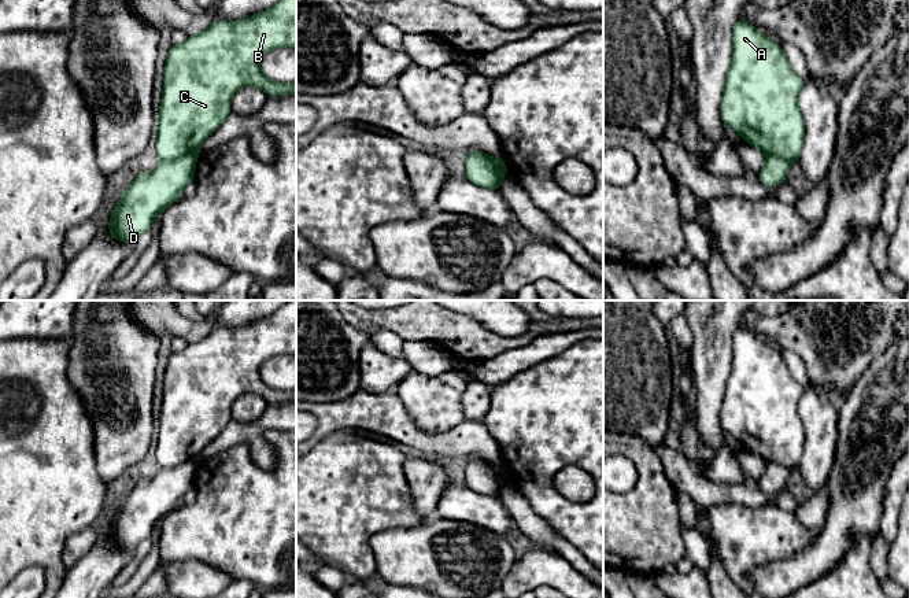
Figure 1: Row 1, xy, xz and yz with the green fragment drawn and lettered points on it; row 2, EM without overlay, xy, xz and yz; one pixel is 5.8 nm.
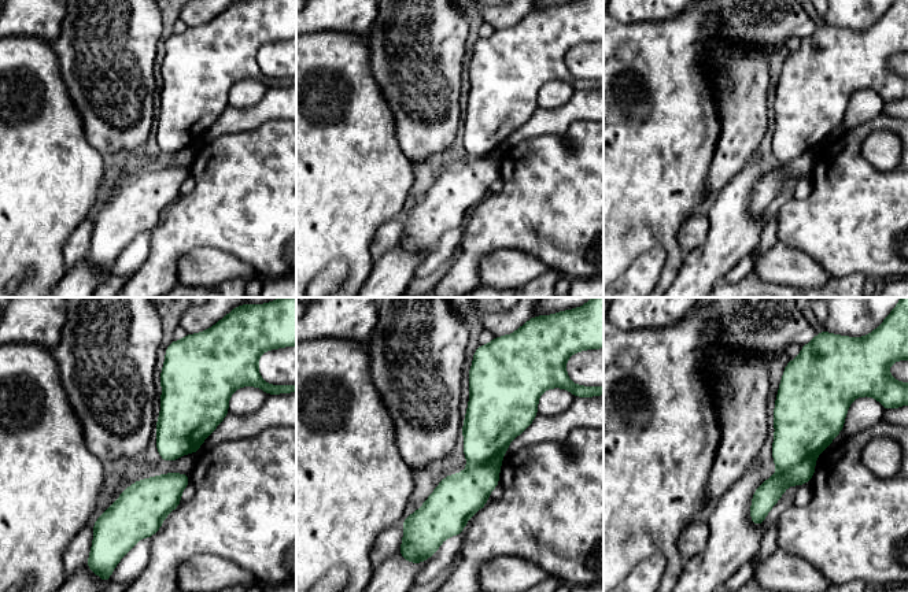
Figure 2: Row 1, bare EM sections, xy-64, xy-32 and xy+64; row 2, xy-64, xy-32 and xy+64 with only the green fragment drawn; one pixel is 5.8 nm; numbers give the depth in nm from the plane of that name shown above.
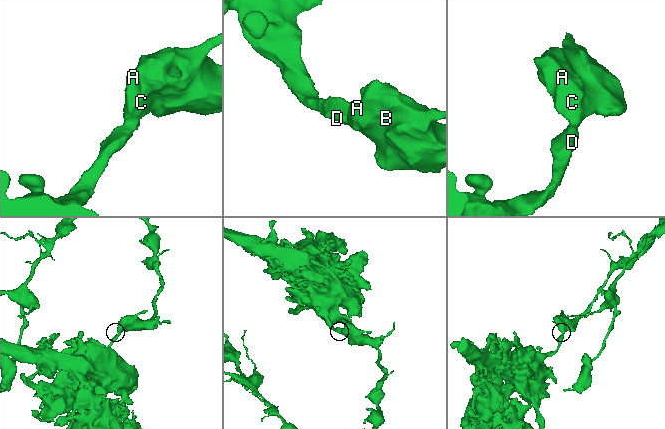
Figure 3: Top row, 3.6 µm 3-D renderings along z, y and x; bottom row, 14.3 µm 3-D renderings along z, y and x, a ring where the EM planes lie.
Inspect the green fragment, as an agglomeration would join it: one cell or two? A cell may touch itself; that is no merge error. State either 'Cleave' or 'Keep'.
Cleave

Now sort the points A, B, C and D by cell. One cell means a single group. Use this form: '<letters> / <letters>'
A B C / D

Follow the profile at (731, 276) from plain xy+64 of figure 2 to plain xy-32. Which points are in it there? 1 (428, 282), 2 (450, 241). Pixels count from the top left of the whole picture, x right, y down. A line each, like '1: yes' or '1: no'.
1: no
2: yes

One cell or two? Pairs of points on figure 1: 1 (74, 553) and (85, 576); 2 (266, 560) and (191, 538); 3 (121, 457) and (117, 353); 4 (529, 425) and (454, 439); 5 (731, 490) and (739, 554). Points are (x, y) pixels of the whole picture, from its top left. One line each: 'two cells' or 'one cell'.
1: two cells
2: one cell
3: one cell
4: two cells
5: two cells

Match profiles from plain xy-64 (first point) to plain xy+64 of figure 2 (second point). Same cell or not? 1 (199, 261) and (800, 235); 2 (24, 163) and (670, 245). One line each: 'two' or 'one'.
1: two
2: one

